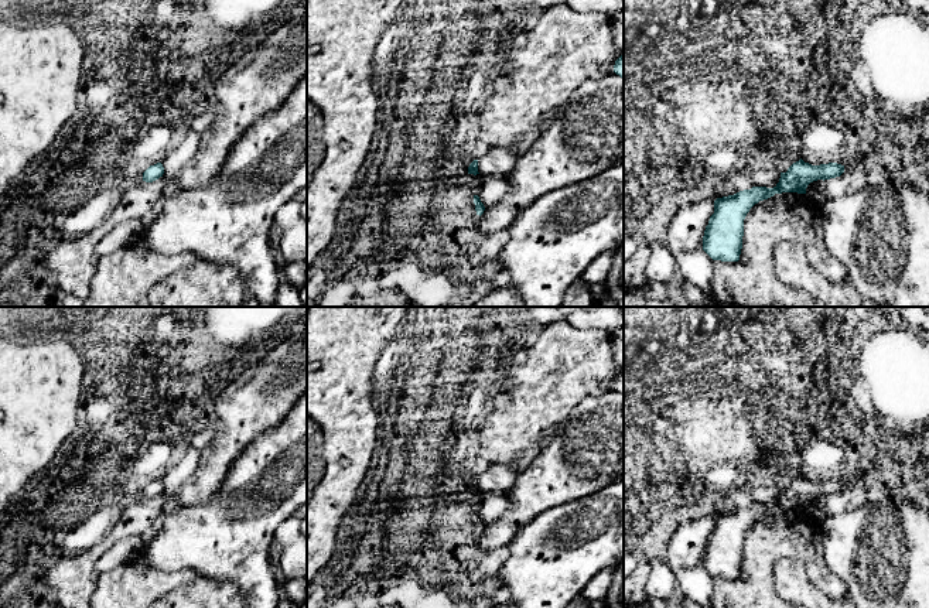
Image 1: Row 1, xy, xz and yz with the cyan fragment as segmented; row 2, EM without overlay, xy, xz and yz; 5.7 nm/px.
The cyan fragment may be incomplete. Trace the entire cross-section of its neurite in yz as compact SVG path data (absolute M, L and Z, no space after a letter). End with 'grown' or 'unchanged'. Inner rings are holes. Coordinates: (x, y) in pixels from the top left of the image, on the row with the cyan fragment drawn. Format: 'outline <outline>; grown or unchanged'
outline M800 158L786 173L781 173L779 182L773 188L752 187L734 195L717 198L714 214L704 230L703 250L713 260L738 262L742 249L744 219L755 204L782 192L806 194L810 182L836 178L843 173L844 165L841 164L812 165Z; unchanged

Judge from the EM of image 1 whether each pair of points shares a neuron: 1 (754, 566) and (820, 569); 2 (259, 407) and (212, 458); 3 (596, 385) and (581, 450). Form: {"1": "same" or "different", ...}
{"1": "same", "2": "same", "3": "different"}

